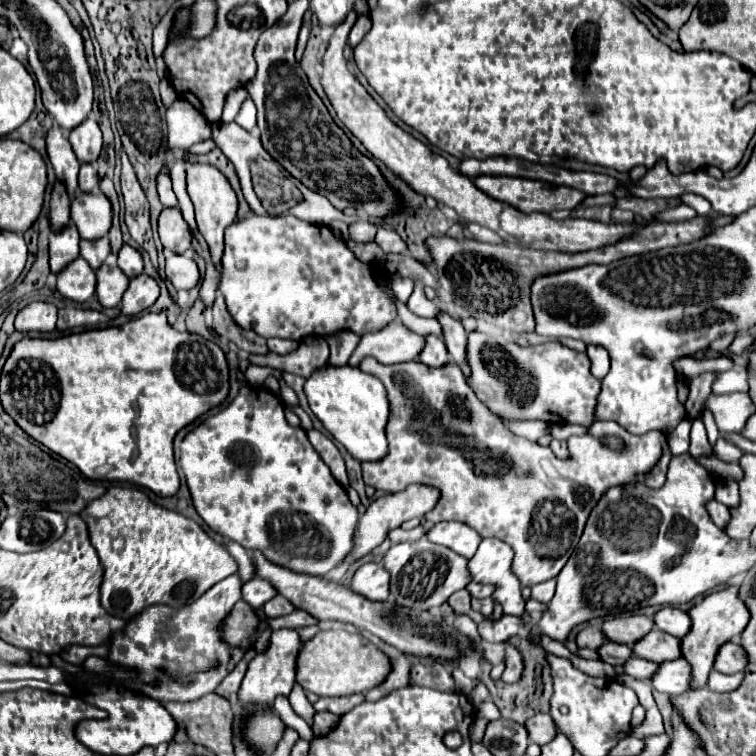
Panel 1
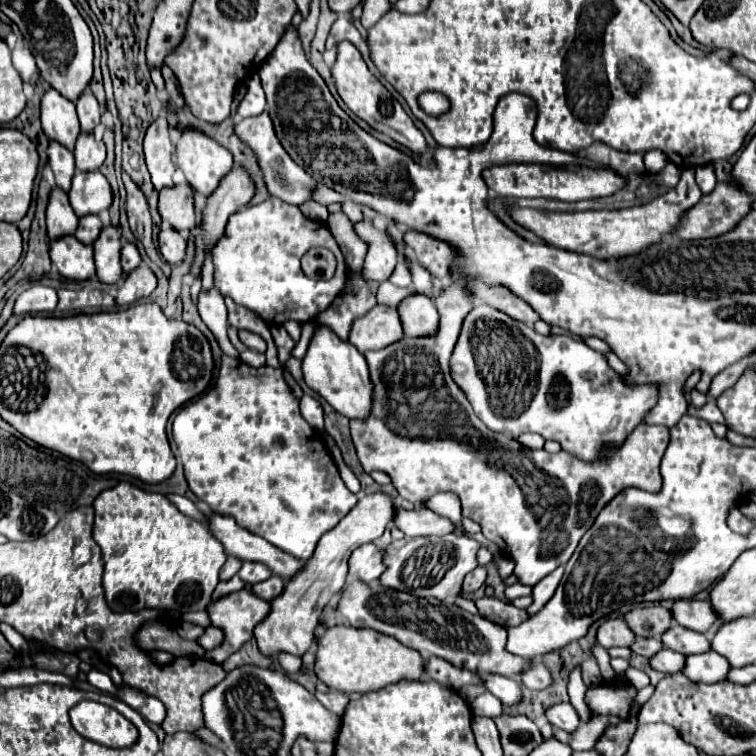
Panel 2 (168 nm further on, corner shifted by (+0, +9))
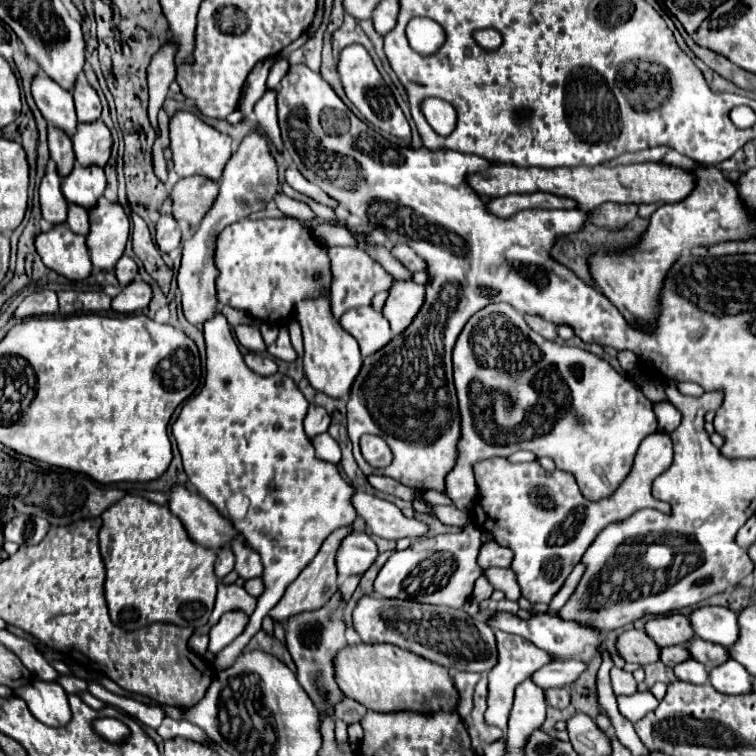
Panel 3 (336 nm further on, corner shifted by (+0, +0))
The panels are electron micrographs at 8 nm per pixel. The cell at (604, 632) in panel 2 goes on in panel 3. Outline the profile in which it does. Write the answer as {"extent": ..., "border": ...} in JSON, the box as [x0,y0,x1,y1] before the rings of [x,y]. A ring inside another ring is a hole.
{"extent":[617,630,659,666],"border":[[[627,630],[617,640],[617,650],[627,662],[637,662],[641,666],[659,662],[659,646],[647,636],[645,630]]]}

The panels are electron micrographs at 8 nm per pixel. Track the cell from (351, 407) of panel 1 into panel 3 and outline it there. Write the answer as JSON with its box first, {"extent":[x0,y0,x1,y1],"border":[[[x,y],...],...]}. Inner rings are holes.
{"extent":[295,292,363,398],"border":[[[323,292],[317,298],[301,300],[301,304],[297,304],[295,308],[295,318],[299,320],[303,330],[303,340],[305,340],[303,364],[309,382],[313,384],[313,388],[333,398],[347,398],[353,380],[361,370],[363,358],[359,352],[359,344],[353,340],[353,336],[349,336],[349,332],[341,328],[339,320],[333,316],[329,294]]]}

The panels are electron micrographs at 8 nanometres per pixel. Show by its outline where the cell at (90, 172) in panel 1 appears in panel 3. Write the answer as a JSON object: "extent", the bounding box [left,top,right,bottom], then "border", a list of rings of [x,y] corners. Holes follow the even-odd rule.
{"extent":[71,118,111,166],"border":[[[99,118],[93,124],[77,124],[77,132],[71,136],[77,162],[81,166],[99,164],[105,166],[111,154],[111,132]]]}

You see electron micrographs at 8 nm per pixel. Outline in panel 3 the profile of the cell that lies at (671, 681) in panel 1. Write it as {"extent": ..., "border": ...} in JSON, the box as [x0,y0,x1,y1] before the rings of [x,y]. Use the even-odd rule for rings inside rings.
{"extent":[709,660,753,694],"border":[[[729,660],[709,672],[709,682],[725,694],[747,694],[753,692],[753,676],[737,664],[737,660]]]}

